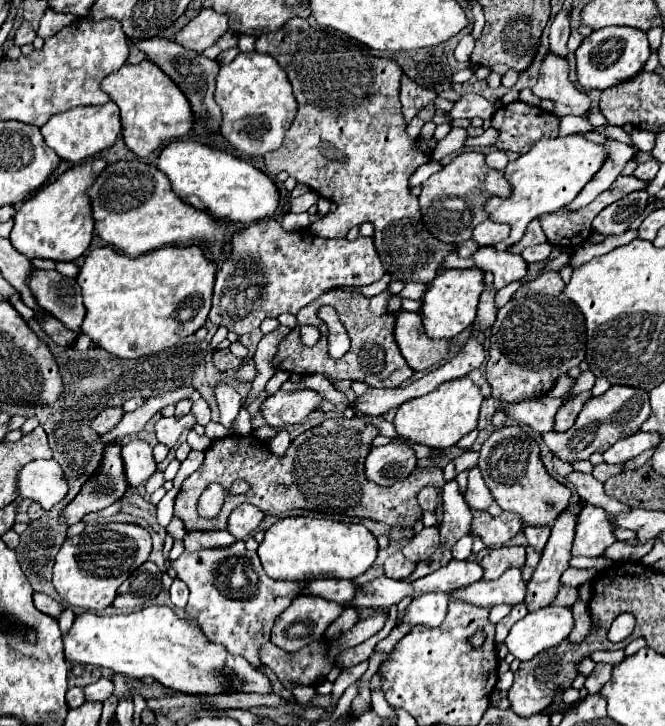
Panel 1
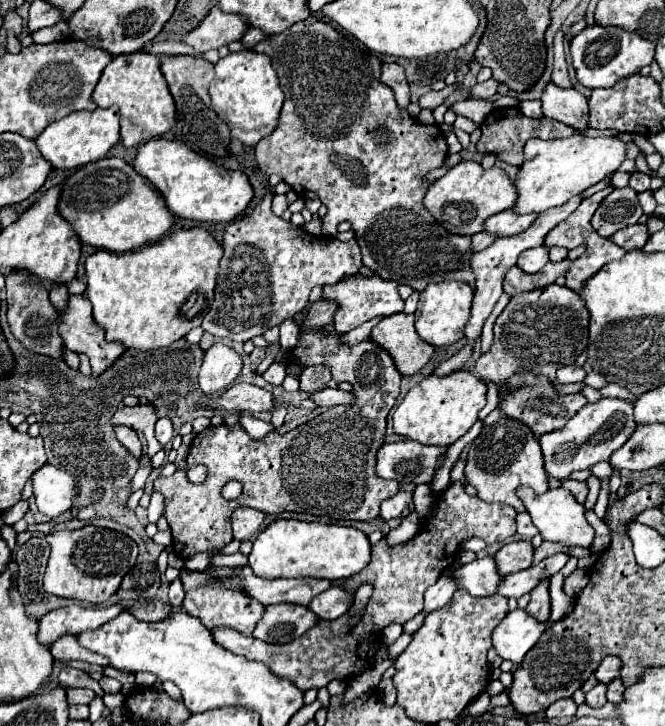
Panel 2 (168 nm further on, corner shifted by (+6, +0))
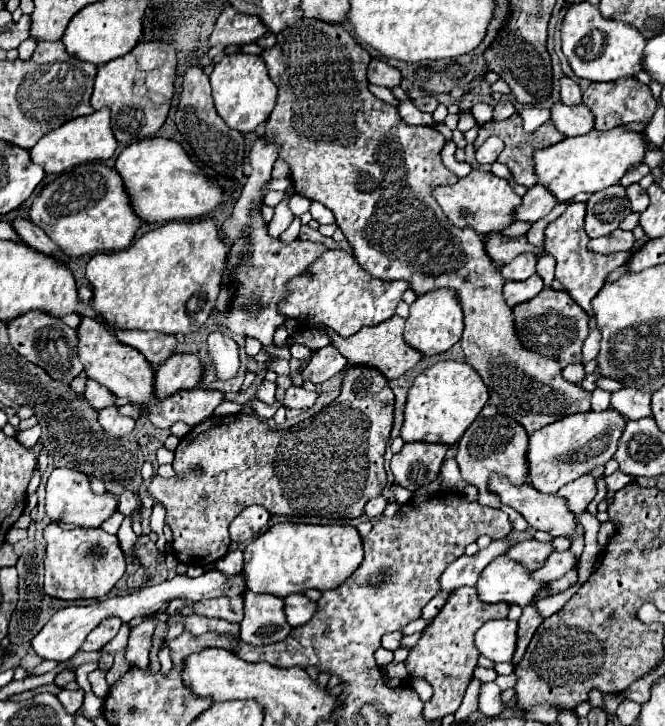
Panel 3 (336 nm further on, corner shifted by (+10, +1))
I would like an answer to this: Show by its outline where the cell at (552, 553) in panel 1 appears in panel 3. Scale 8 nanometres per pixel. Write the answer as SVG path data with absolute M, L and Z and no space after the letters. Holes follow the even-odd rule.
M528 606L528 608L522 612L522 616L520 616L520 620L518 620L518 648L516 648L514 660L512 660L514 666L522 660L524 652L526 652L526 646L530 644L532 634L536 632L536 628L538 628L540 622L542 622L542 616L536 612L534 606Z

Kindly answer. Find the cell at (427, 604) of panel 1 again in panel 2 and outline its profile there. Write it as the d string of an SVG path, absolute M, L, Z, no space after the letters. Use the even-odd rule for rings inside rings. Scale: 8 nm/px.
M448 575L440 577L432 587L426 589L426 595L424 595L424 613L432 613L436 609L442 609L452 599L454 591L456 591L454 581L450 581Z

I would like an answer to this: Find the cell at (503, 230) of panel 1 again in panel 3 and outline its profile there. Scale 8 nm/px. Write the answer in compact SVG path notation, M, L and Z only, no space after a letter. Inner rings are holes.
M536 184L534 188L530 188L526 192L526 196L522 198L522 206L514 212L514 216L516 216L516 220L534 224L542 216L546 216L556 204L558 204L558 200L554 200L554 196L550 196L550 192L546 192L546 188L542 188L542 184Z

